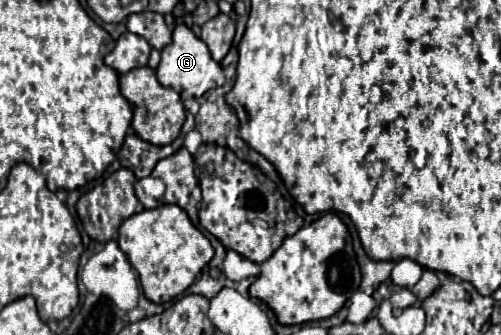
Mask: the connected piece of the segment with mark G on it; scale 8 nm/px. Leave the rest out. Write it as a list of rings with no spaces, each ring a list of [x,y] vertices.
[[[183,24],[175,26],[173,42],[169,46],[165,46],[161,52],[161,62],[157,66],[157,78],[163,86],[179,92],[179,96],[183,100],[201,98],[211,88],[225,84],[225,74],[223,74],[221,66],[217,62],[213,62],[207,46],[199,38],[195,38],[195,34]]]

